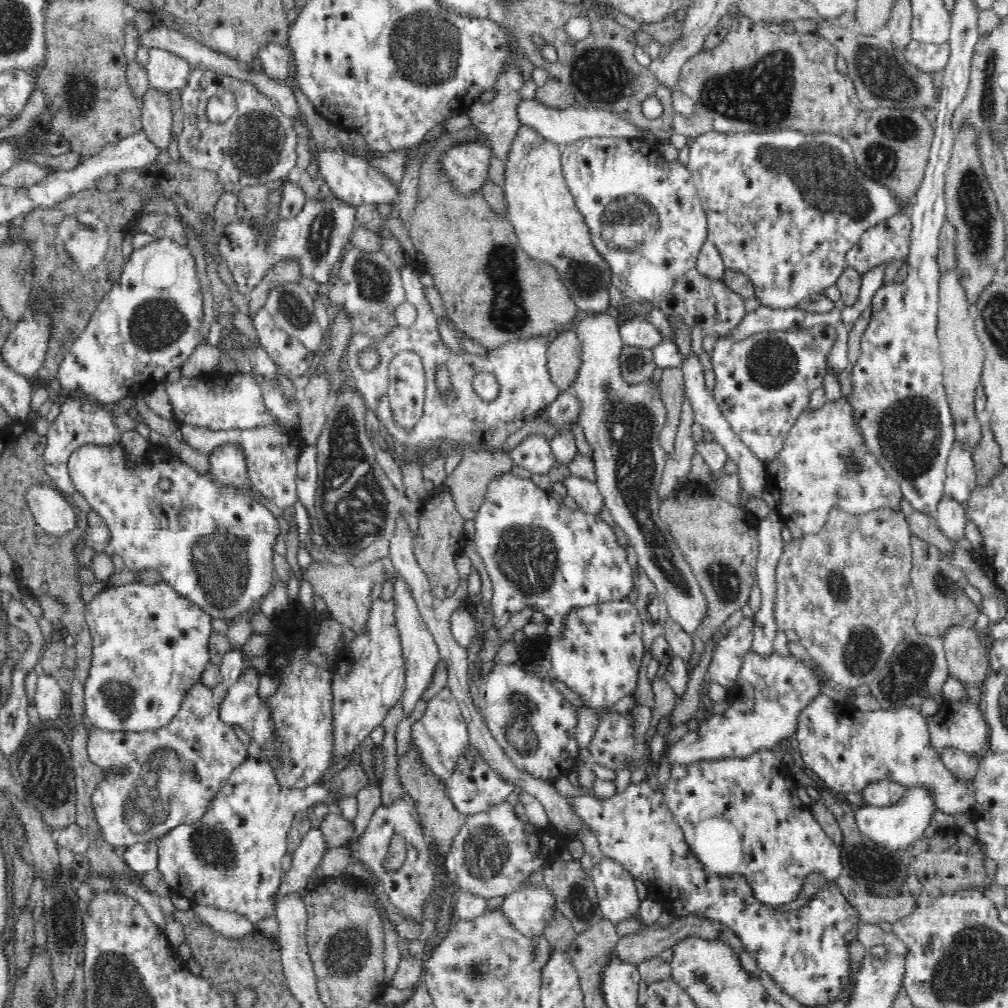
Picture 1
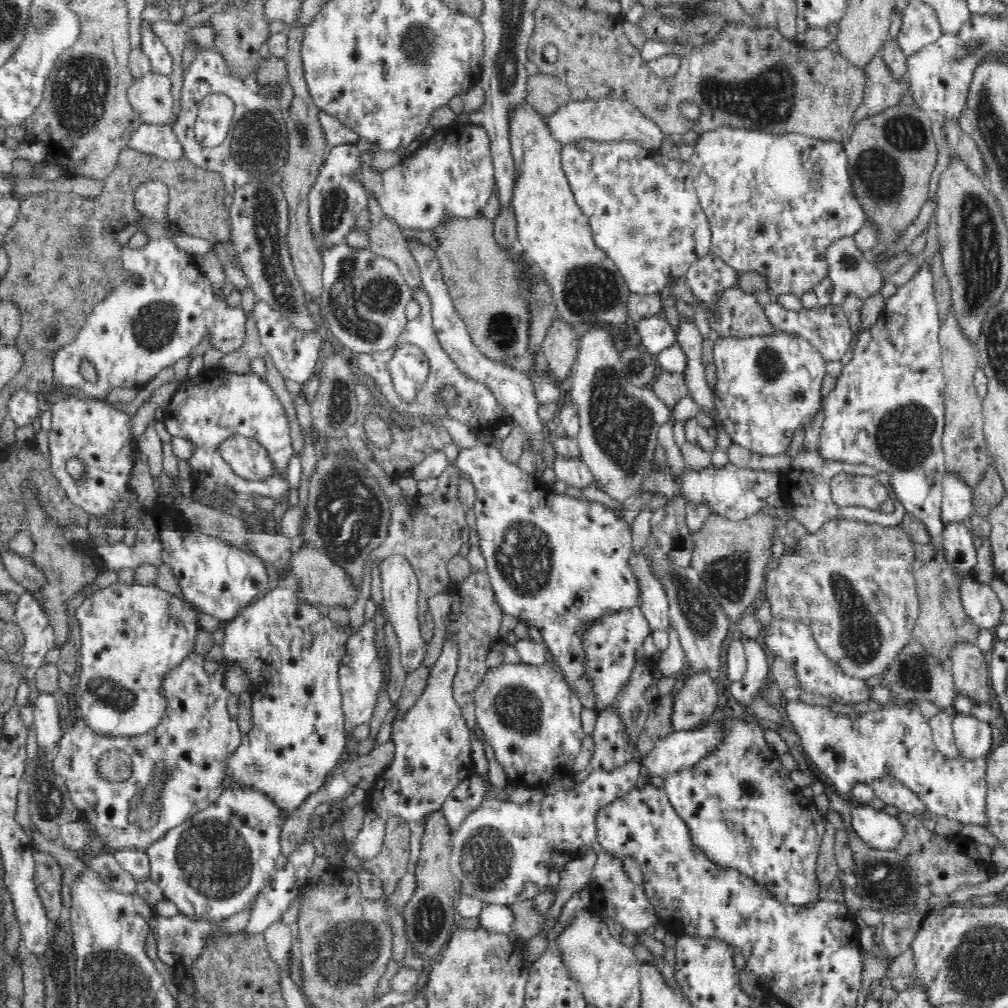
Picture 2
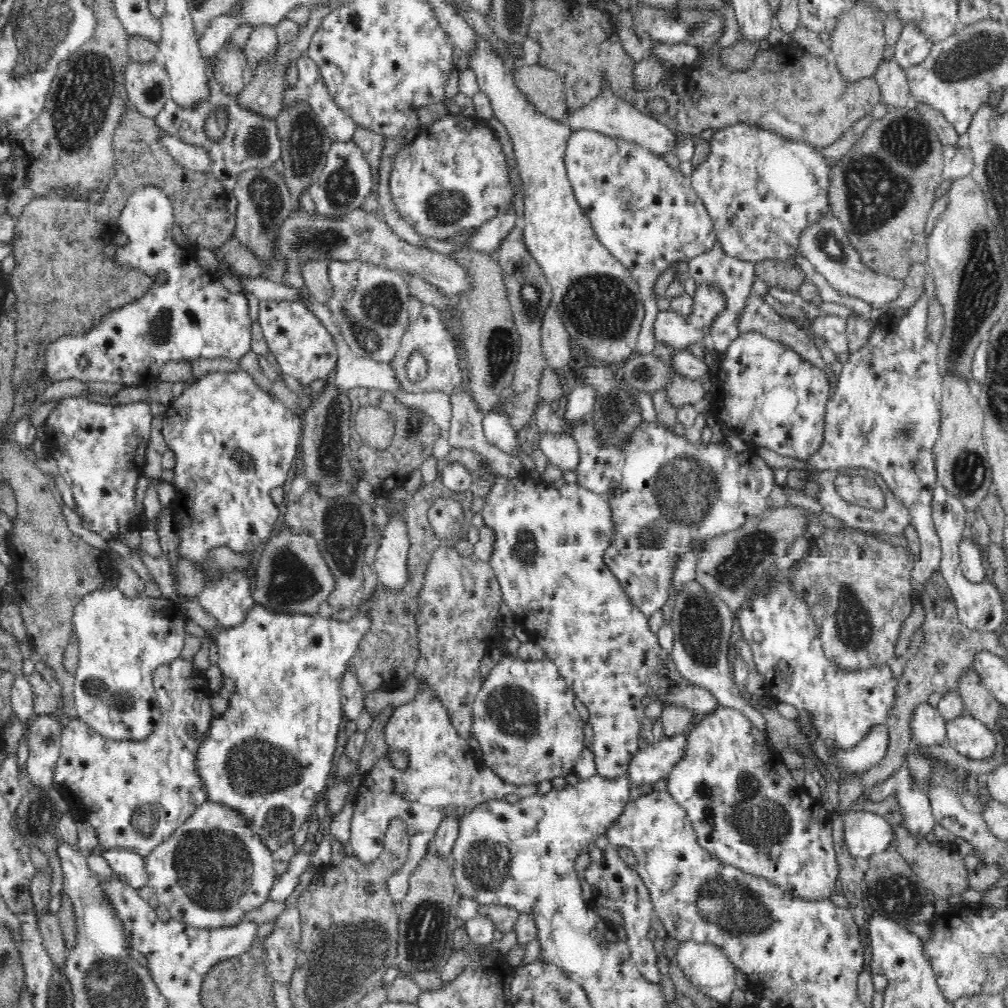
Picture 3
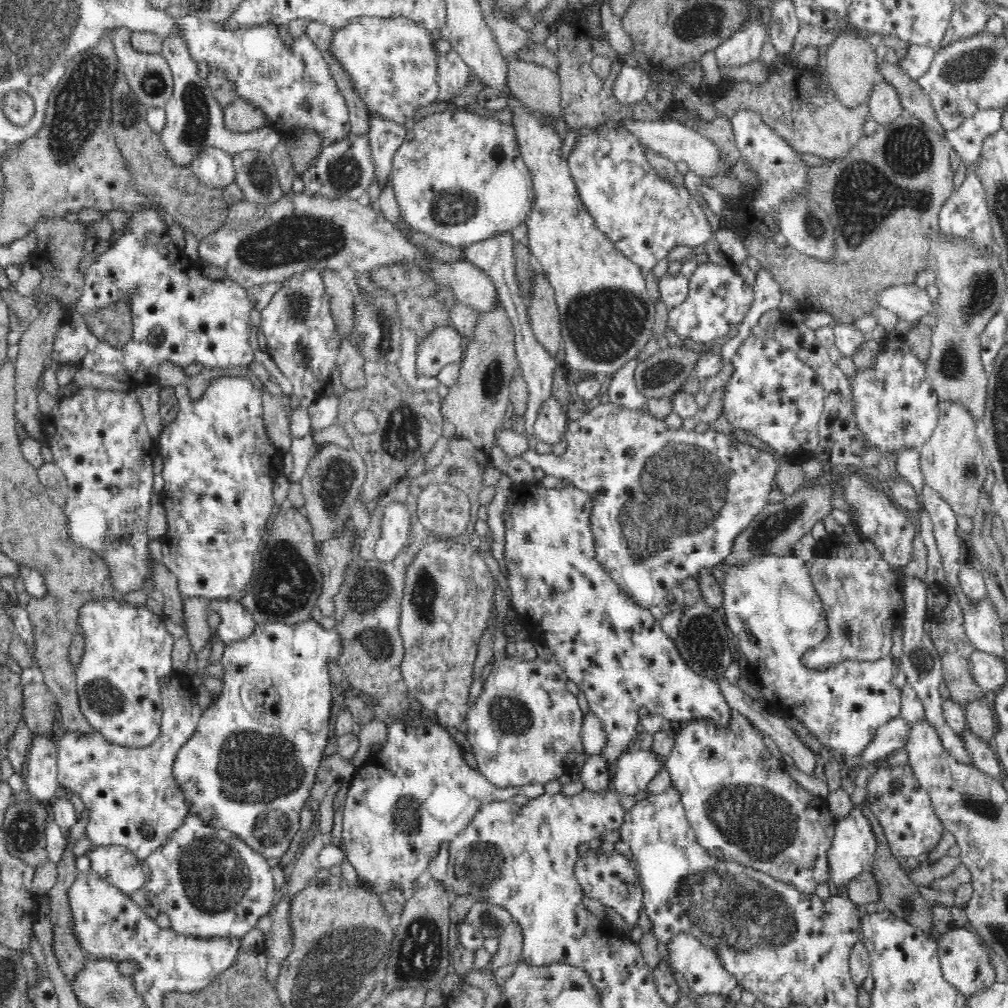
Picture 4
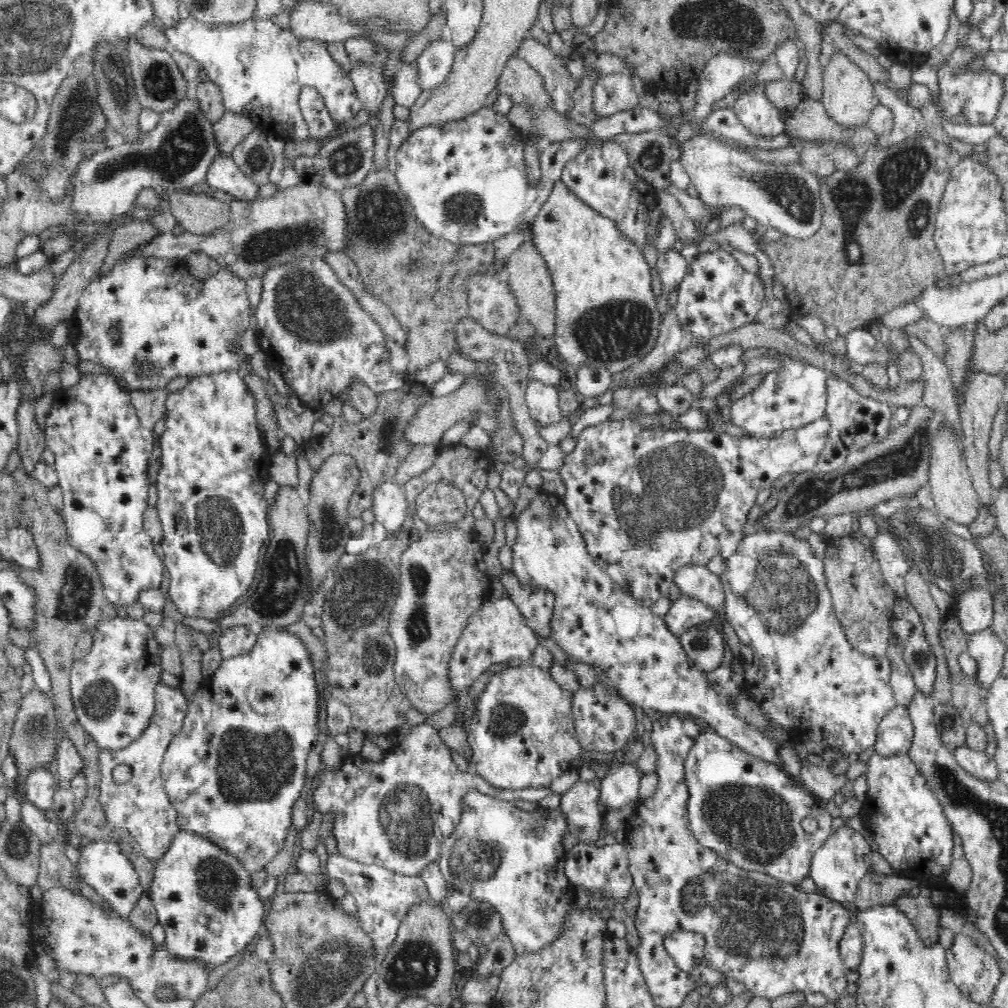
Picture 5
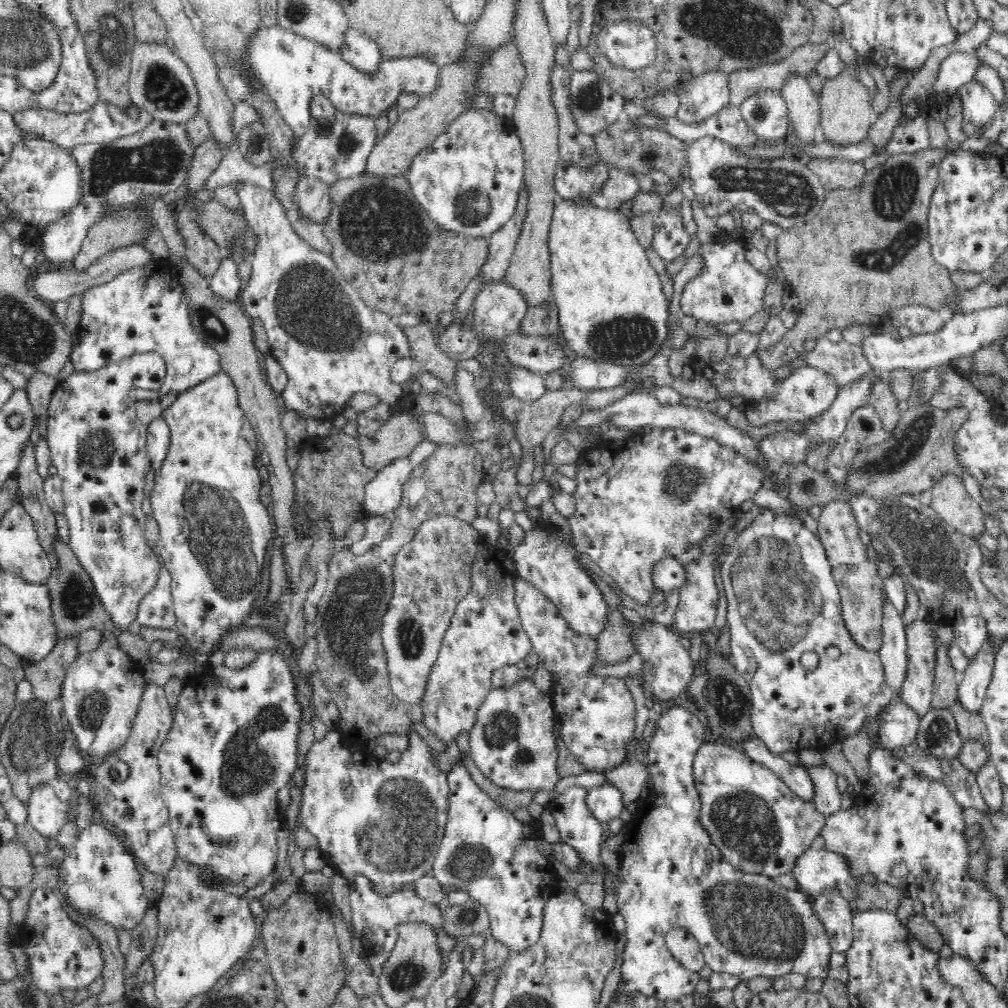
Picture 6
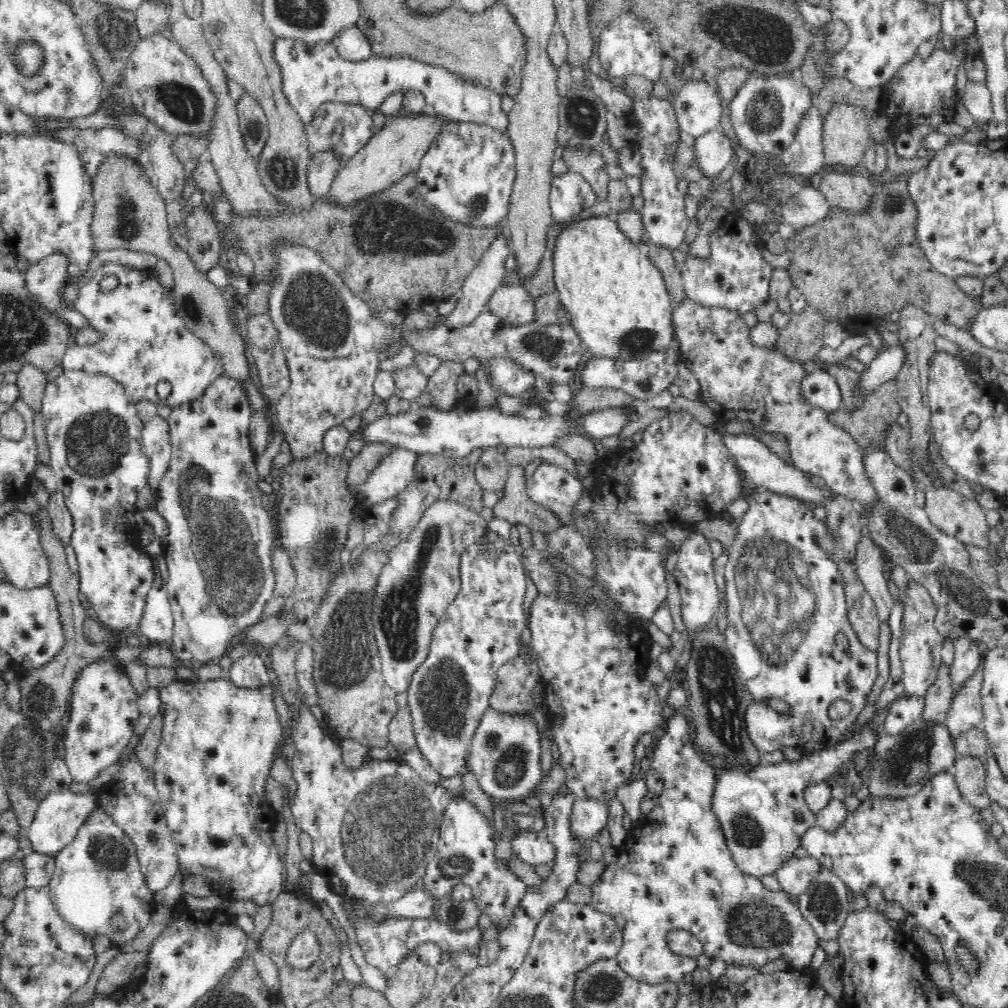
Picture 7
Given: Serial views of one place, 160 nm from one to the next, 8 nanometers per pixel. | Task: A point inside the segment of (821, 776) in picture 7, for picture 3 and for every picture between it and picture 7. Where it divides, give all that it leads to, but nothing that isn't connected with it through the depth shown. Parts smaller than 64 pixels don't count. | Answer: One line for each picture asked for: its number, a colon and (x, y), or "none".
3: (747, 810)
4: (734, 791)
5: (740, 806)
6: (760, 826)

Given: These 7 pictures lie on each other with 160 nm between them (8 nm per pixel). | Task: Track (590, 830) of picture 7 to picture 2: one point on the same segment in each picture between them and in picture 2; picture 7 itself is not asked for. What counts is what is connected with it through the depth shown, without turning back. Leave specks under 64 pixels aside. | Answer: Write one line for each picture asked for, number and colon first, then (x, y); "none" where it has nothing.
2: (679, 749)
3: (653, 763)
4: (633, 771)
5: (619, 787)
6: (604, 803)

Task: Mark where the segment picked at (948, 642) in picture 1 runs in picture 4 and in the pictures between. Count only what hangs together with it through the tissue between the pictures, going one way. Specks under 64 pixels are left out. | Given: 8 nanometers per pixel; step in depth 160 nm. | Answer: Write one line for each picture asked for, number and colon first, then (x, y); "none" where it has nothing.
2: (969, 666)
3: (978, 701)
4: (980, 720)

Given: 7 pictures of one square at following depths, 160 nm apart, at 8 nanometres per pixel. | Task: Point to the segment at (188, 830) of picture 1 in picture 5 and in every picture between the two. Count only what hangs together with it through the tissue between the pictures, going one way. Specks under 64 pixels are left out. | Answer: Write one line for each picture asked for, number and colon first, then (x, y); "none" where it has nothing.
2: (211, 866)
3: (212, 871)
4: (211, 885)
5: (203, 899)

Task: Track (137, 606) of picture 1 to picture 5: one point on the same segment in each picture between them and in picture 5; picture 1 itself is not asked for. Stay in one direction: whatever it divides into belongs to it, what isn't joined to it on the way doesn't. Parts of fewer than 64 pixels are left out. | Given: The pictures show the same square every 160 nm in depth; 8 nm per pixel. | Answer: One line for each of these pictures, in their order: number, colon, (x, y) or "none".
2: (130, 635)
3: (122, 640)
4: (128, 651)
5: (112, 688)

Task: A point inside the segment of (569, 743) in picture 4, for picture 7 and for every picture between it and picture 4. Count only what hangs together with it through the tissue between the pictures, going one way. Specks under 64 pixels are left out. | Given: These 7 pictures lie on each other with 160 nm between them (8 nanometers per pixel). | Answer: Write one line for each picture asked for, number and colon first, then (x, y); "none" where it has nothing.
5: (522, 736)
6: (512, 743)
7: (505, 752)

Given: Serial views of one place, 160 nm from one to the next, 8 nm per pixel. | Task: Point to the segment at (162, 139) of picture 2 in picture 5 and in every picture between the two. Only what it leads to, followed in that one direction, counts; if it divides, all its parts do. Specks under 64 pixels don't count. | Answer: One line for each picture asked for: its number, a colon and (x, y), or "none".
3: (194, 157)
4: (214, 167)
5: (223, 174)

